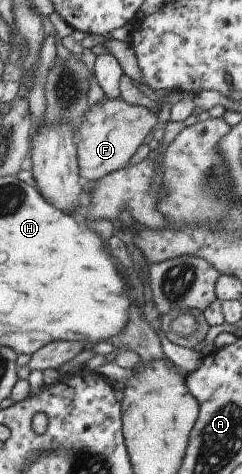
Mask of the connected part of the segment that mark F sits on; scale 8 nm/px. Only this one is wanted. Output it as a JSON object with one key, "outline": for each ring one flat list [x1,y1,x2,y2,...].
{"outline":[[104,96,98,104,89,106,77,130,77,174,80,180,96,182,126,166,156,122,157,116,145,107,126,104,120,97,109,100]]}

